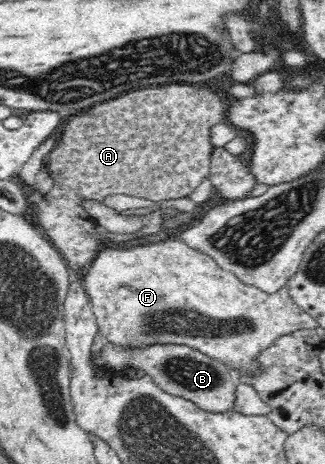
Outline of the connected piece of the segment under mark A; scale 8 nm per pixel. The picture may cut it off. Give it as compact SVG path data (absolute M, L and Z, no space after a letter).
M177 83L166 84L167 87L151 87L151 89L141 89L141 91L133 91L133 93L125 93L123 97L117 97L109 101L94 104L91 108L77 114L72 121L67 123L62 138L56 142L56 146L53 151L45 159L45 167L41 168L41 172L48 172L53 179L53 185L51 190L45 194L37 207L38 222L43 227L42 233L50 240L51 245L57 248L63 260L67 264L68 269L71 269L73 273L80 273L84 271L87 266L96 258L98 254L99 244L102 239L96 230L97 224L90 217L86 208L86 202L89 199L95 201L101 201L105 199L106 195L133 195L133 197L142 197L143 199L149 199L149 201L163 201L169 199L179 199L179 197L185 197L189 195L194 189L197 189L197 185L203 181L203 179L209 176L210 159L215 147L209 140L209 129L214 125L220 124L225 120L225 103L223 99L217 95L217 93L207 88L197 88L197 85L191 86L191 84Z

